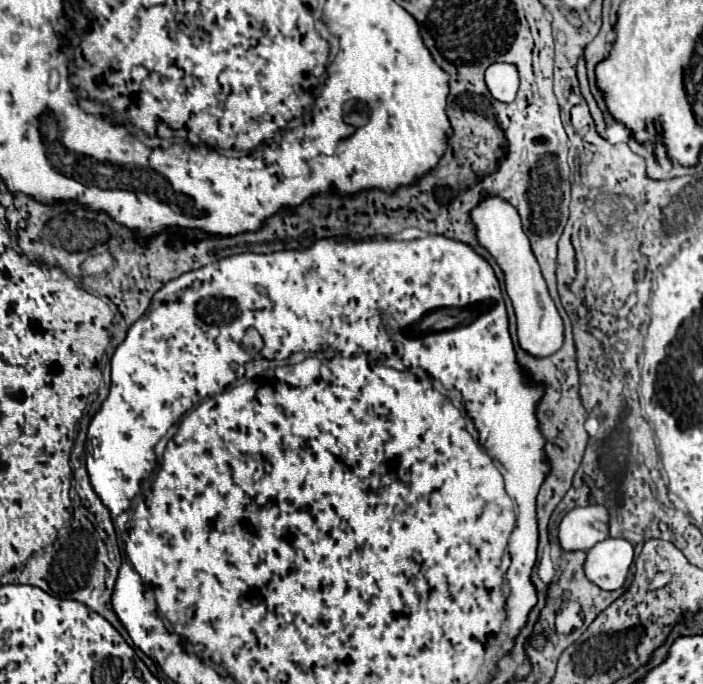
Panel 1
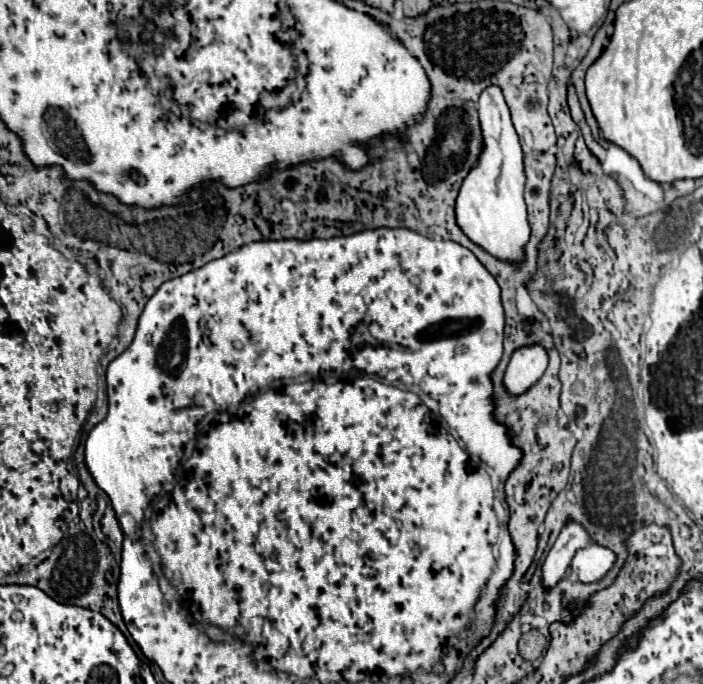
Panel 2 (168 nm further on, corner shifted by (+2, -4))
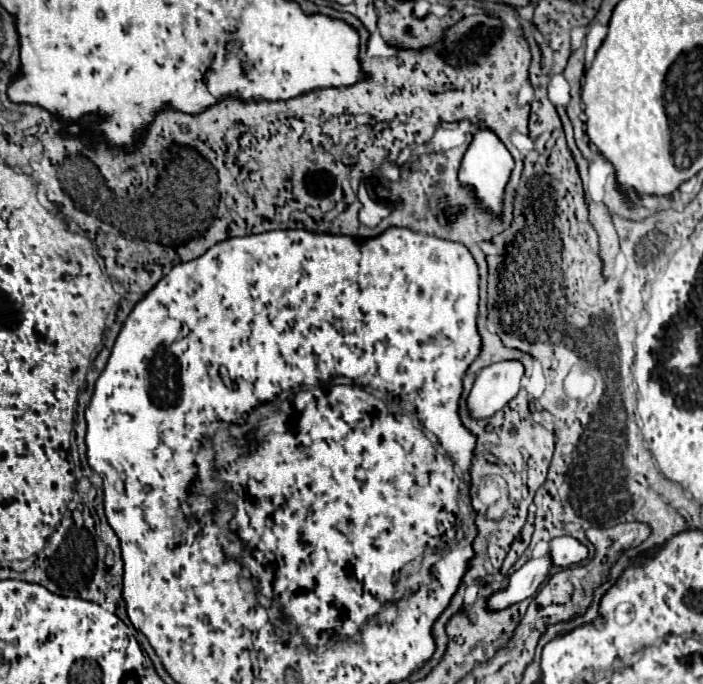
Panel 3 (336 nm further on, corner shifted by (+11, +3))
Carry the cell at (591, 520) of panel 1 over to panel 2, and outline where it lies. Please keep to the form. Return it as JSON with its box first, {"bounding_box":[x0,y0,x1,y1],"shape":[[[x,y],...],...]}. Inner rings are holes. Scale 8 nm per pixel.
{"bounding_box":[541,522,589,590],"shape":[[[569,522],[563,528],[563,532],[559,534],[557,542],[549,550],[549,554],[541,566],[541,572],[543,572],[541,574],[541,586],[545,590],[551,590],[565,576],[575,552],[587,544],[589,544],[589,534],[585,532],[585,528]]]}

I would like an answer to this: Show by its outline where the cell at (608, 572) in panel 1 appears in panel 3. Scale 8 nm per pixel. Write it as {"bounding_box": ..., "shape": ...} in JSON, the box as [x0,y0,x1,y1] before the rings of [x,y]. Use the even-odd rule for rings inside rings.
{"bounding_box":[550,535,590,567],"shape":[[[564,535],[564,537],[556,537],[550,541],[550,553],[552,553],[552,561],[558,567],[572,567],[578,565],[582,561],[588,559],[590,551],[584,543],[580,543],[578,539]]]}

